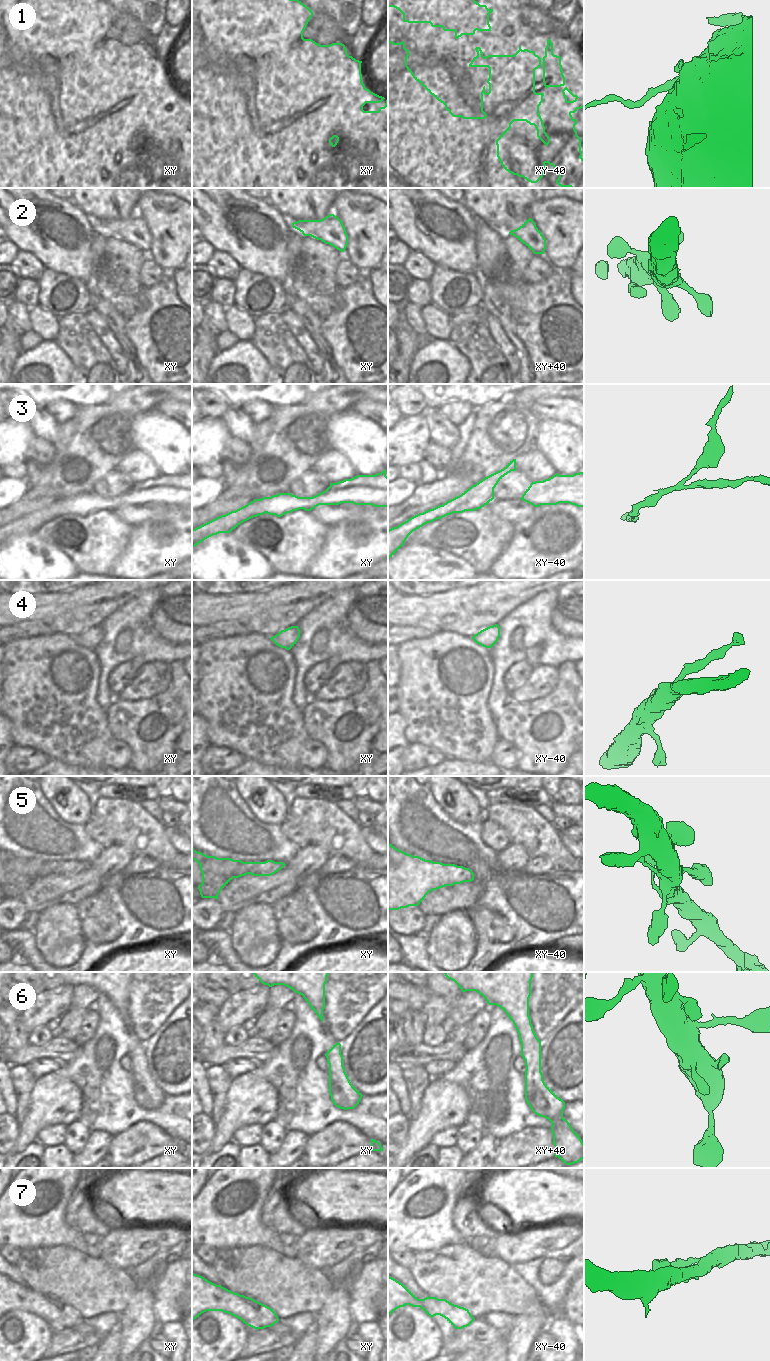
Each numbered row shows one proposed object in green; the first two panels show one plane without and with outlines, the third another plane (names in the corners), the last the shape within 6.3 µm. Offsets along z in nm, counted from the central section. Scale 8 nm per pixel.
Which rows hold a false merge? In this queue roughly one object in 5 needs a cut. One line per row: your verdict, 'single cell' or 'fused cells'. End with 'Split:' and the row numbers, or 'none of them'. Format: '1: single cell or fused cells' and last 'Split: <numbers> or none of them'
1: fused cells
2: single cell
3: fused cells
4: single cell
5: single cell
6: single cell
7: single cell
Split: 1, 3

